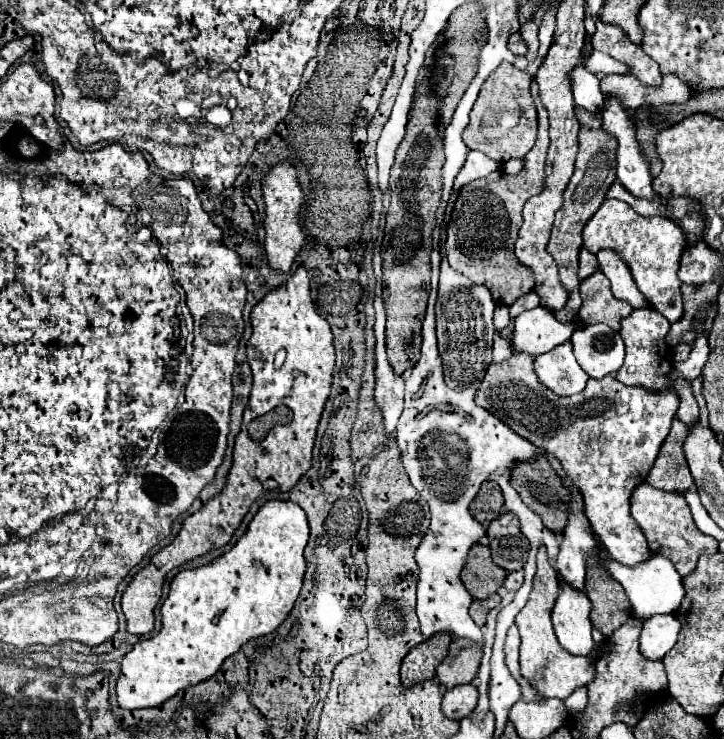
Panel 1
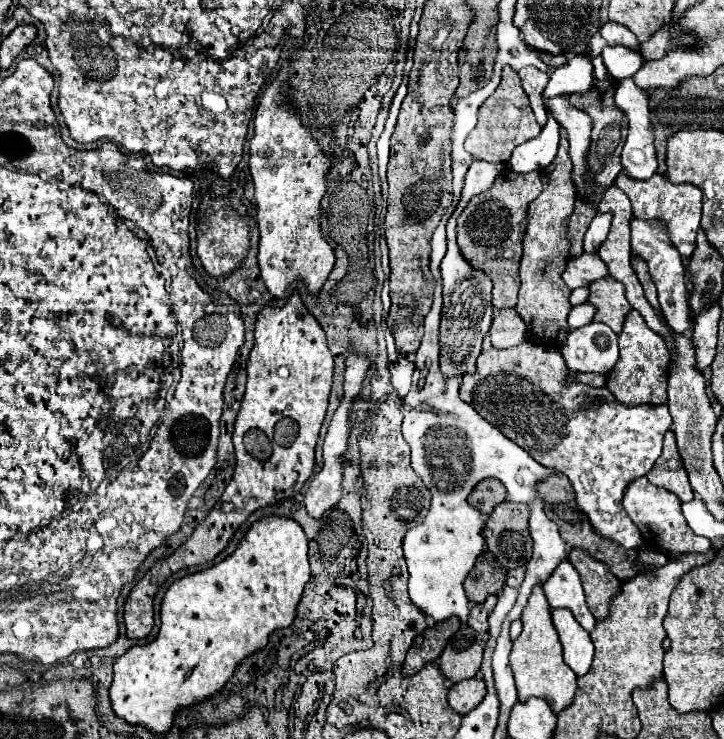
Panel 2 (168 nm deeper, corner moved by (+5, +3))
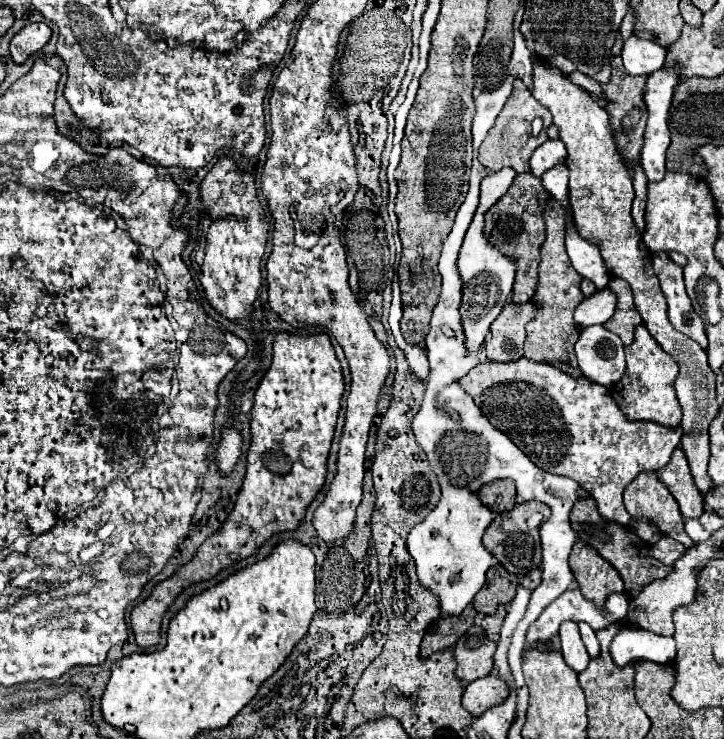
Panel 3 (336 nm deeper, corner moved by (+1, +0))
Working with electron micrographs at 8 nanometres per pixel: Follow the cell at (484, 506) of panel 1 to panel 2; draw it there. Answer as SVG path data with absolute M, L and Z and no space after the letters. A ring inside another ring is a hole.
M487 478L487 480L481 480L473 488L473 492L469 494L469 504L489 516L493 512L493 508L497 504L501 504L505 498L507 498L505 486L495 478Z

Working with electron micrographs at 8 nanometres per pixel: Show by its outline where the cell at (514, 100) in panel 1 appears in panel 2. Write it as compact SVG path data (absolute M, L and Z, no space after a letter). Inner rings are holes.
M505 66L501 74L501 84L493 92L493 96L489 96L489 100L485 100L485 104L481 104L479 108L477 128L473 128L473 132L467 136L465 150L479 160L507 162L511 158L513 148L533 140L539 132L541 132L541 126L537 124L535 114L529 106L529 98L521 86L519 74L511 66Z

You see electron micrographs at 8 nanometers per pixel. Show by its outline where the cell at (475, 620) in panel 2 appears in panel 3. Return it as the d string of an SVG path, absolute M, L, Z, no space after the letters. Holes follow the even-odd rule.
M501 605L501 607L497 609L497 613L495 613L495 615L491 615L491 617L485 617L485 619L483 619L481 627L485 629L485 633L487 633L487 637L489 637L491 641L497 641L497 639L499 639L499 631L501 631L501 623L503 623L505 615L507 615L507 611L505 611L505 607Z

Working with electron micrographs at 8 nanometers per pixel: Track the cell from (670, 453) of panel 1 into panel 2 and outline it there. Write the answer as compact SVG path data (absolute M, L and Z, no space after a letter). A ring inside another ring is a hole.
M671 430L665 434L663 454L655 462L655 466L647 472L647 480L651 484L655 484L655 486L667 488L669 492L677 494L679 500L683 500L683 502L693 498L693 488L691 488L691 484L687 480L687 472L683 468L681 456L677 452L675 434Z

